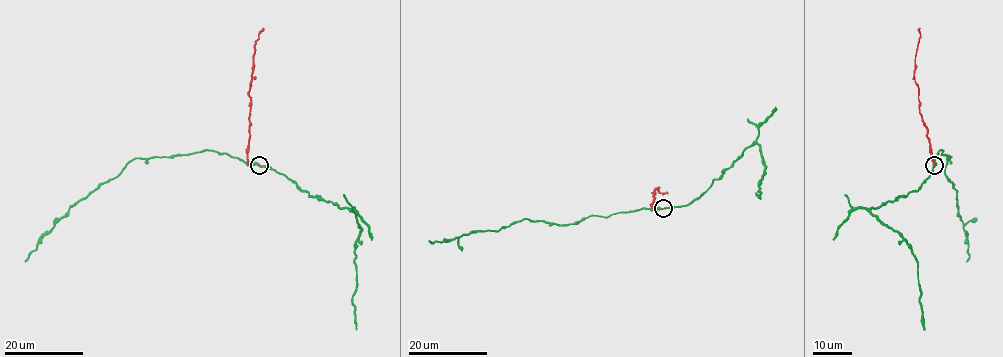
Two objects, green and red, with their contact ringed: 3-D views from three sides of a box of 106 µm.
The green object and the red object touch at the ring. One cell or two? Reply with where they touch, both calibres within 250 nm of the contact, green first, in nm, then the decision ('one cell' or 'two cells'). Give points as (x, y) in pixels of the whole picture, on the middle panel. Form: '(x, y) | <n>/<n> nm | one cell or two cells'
(663, 208) | 240/40 nm | two cells

